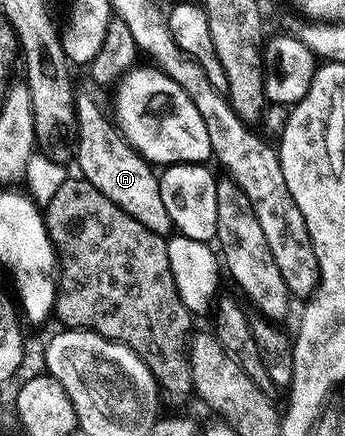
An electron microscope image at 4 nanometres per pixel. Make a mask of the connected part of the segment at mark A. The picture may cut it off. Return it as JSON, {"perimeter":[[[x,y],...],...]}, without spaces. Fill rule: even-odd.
{"perimeter":[[[83,91],[77,93],[75,165],[81,168],[78,169],[80,176],[103,191],[103,195],[107,195],[111,203],[127,211],[131,219],[139,219],[139,223],[143,223],[147,231],[172,234],[174,227],[171,215],[167,215],[167,207],[163,207],[163,195],[159,195],[161,179],[158,170],[129,146],[129,142],[111,120],[110,114],[106,110],[105,113],[97,106],[95,98],[88,97]]]}

